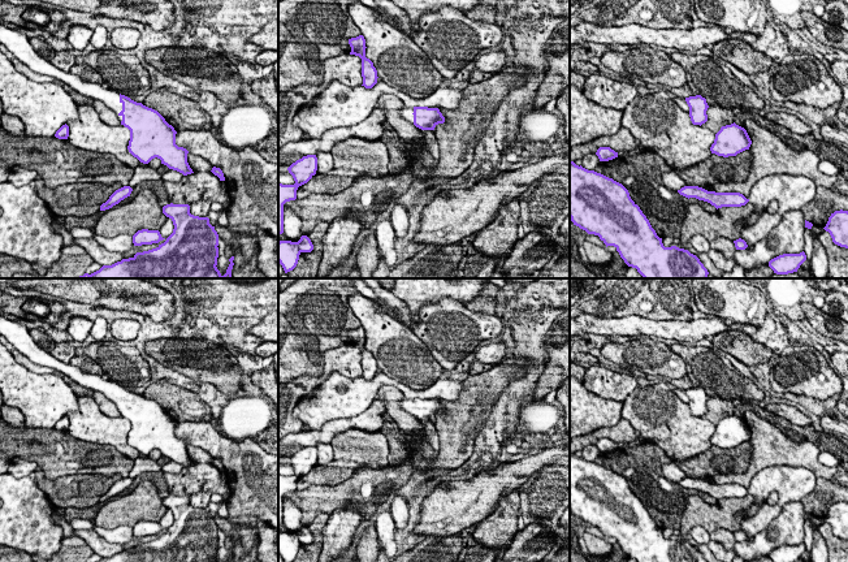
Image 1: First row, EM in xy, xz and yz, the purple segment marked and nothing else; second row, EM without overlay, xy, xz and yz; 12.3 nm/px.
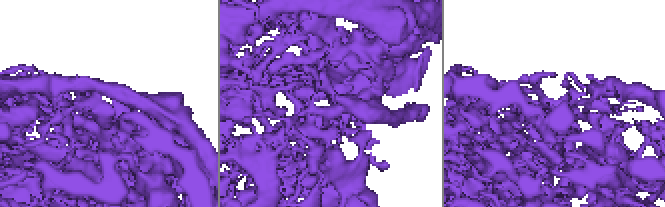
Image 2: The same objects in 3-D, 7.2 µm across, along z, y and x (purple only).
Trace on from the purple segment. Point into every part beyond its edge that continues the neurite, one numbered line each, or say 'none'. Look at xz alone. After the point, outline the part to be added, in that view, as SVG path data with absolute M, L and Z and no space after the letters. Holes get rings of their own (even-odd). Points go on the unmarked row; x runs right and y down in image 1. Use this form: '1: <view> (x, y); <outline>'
1: xz (406, 403); M403 398L399 405L403 411L414 415L414 398Z

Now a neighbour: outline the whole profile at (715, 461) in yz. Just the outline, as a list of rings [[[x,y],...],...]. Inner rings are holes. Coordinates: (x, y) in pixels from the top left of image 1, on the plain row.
[[[745,441],[736,448],[718,448],[711,445],[709,450],[685,461],[674,463],[687,477],[715,476],[719,474],[745,474],[749,468],[752,445]]]

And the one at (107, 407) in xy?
[[[94,392],[92,398],[99,405],[99,408],[104,415],[109,418],[121,416],[121,412],[118,411],[117,406],[100,392]]]

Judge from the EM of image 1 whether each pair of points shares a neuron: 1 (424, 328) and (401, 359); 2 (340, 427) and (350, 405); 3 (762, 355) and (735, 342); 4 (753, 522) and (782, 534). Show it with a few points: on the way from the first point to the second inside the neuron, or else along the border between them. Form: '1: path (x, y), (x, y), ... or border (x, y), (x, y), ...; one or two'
1: border (393, 318), (403, 323), (427, 346), (436, 361); two
2: border (371, 405), (357, 415), (328, 420), (315, 431); two
3: path (756, 353), (751, 353), (742, 346); one
4: border (784, 504), (782, 510), (764, 528), (747, 540); two

